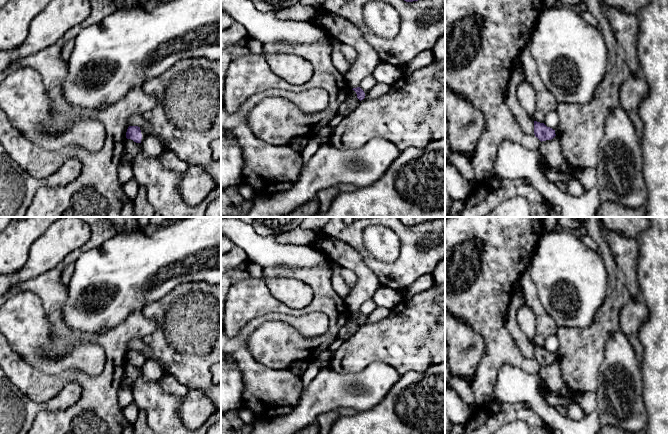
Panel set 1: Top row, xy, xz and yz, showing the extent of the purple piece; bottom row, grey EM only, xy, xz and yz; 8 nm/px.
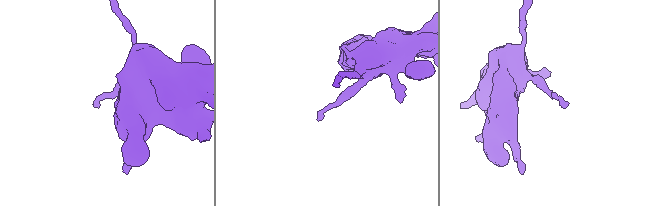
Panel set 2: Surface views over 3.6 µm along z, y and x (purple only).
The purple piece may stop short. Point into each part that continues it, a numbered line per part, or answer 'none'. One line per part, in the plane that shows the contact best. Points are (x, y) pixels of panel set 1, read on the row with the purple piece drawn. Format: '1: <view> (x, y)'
none

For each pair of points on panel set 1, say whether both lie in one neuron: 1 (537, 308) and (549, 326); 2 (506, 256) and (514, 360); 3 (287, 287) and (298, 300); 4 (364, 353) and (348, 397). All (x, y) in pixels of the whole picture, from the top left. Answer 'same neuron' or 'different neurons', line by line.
1: same neuron
2: same neuron
3: same neuron
4: different neurons

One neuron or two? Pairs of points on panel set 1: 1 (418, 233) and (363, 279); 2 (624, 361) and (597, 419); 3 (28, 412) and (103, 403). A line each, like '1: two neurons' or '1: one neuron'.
1: two neurons
2: one neuron
3: two neurons

